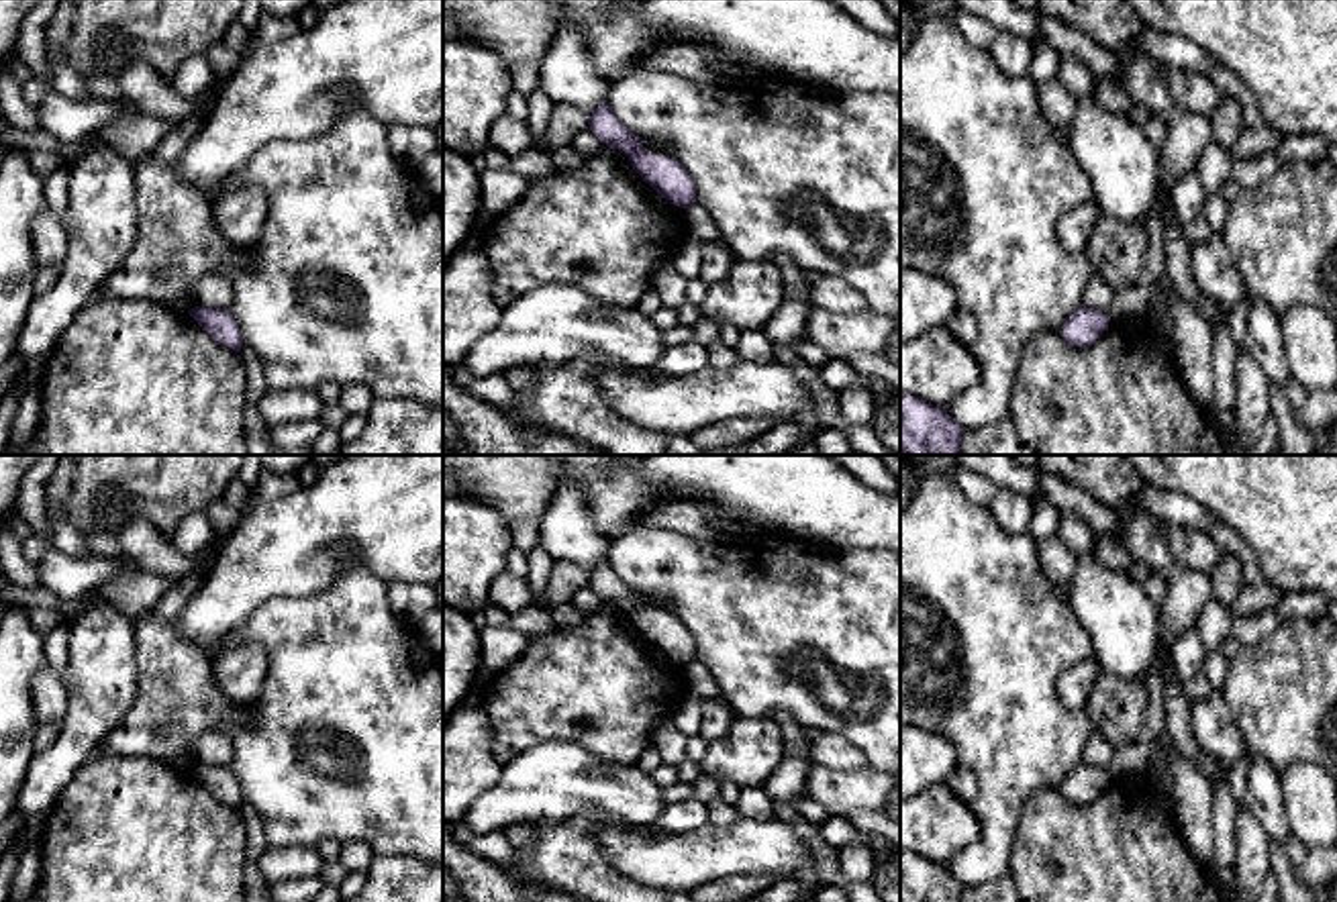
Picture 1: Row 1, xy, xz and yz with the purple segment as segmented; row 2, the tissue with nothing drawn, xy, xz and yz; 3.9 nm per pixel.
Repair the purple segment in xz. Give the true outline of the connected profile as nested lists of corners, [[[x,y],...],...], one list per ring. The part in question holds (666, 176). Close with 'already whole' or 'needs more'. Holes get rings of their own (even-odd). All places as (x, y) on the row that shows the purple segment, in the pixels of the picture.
[[[604,100],[590,116],[592,133],[612,149],[631,159],[633,169],[667,202],[688,208],[696,202],[696,190],[682,163],[663,155],[649,155],[639,137],[635,137],[612,112]]]; already whole

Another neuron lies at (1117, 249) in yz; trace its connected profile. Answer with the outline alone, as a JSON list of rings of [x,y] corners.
[[[1102,214],[1084,249],[1094,273],[1098,273],[1115,294],[1133,288],[1145,269],[1149,233],[1141,222],[1123,222]]]

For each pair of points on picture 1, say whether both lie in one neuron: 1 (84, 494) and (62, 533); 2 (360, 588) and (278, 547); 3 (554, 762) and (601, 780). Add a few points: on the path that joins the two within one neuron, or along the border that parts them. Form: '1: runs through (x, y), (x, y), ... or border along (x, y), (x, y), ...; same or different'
1: border along (72, 476), (66, 515), (82, 535); different
2: border along (384, 580), (337, 543), (339, 574), (292, 594); different
3: runs through (566, 774), (588, 780); same

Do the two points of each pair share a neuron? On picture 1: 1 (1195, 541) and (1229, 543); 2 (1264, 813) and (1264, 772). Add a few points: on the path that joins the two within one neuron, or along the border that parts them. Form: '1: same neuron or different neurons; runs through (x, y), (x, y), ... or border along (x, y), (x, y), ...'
1: different neurons; border along (1170, 525), (1199, 529), (1223, 552)
2: same neuron; runs through (1264, 803), (1264, 782)

